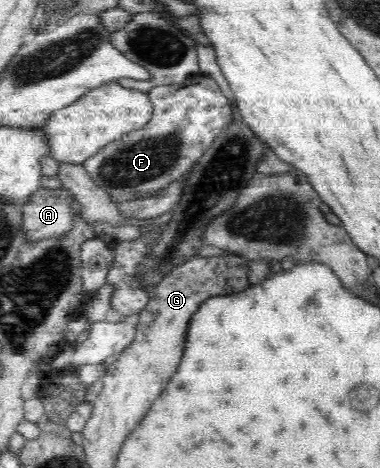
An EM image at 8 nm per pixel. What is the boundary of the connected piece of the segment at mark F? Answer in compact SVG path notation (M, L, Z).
M212 78L199 79L200 83L172 83L154 87L149 94L153 106L153 117L145 127L130 131L120 139L102 147L97 155L90 157L84 164L86 173L94 183L105 191L112 201L124 203L138 197L156 195L172 182L182 180L191 171L192 167L206 154L210 145L218 135L226 130L232 123L232 108L230 102L222 94L221 87Z

